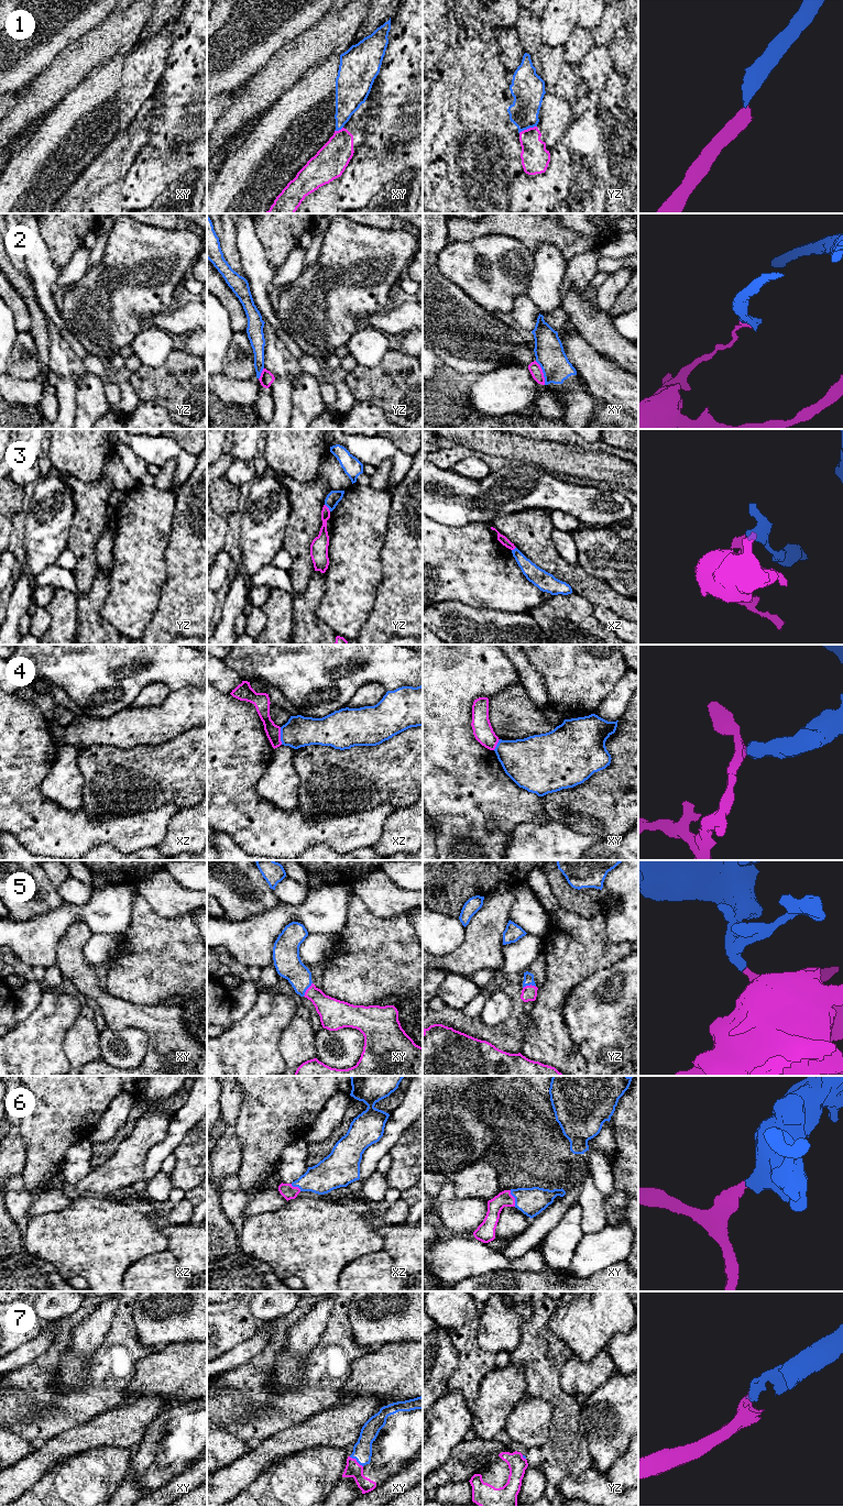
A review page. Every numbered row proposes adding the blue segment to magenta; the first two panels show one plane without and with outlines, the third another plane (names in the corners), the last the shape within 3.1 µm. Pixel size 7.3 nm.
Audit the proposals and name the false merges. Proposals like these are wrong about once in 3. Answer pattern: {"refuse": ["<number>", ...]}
{"refuse": ["1", "2", "3", "4"]}

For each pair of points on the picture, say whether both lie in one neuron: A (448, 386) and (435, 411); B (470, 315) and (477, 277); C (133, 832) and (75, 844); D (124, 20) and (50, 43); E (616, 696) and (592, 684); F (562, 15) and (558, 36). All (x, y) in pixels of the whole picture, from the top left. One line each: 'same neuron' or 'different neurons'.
A: same neuron
B: different neurons
C: same neuron
D: different neurons
E: different neurons
F: same neuron

